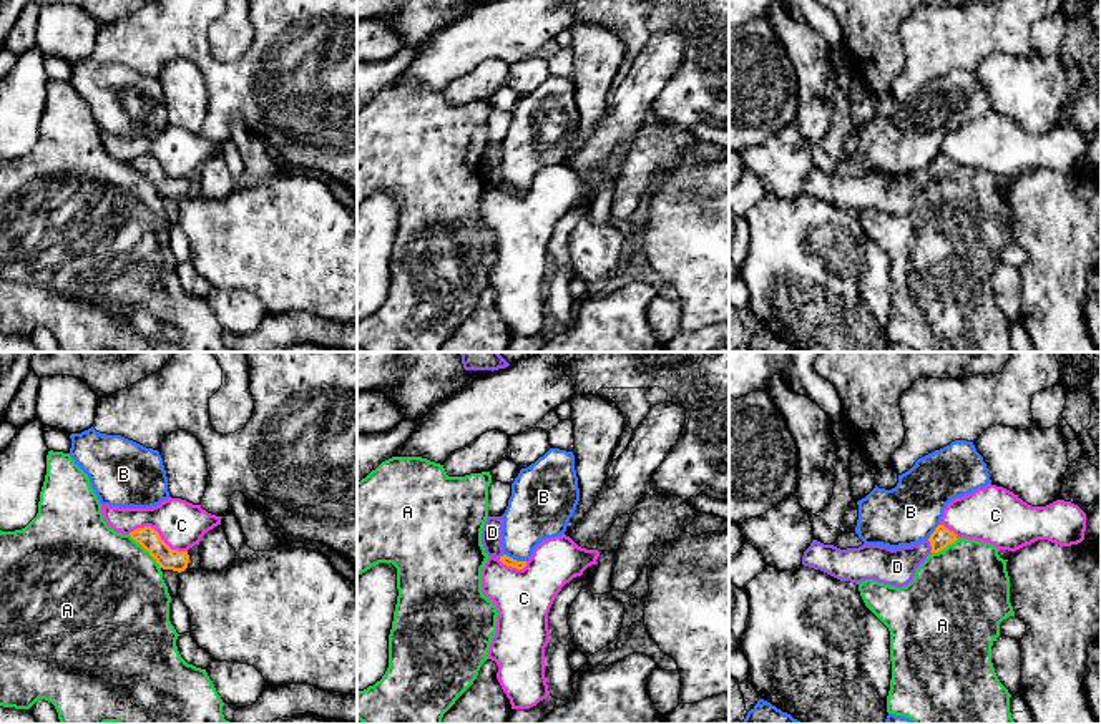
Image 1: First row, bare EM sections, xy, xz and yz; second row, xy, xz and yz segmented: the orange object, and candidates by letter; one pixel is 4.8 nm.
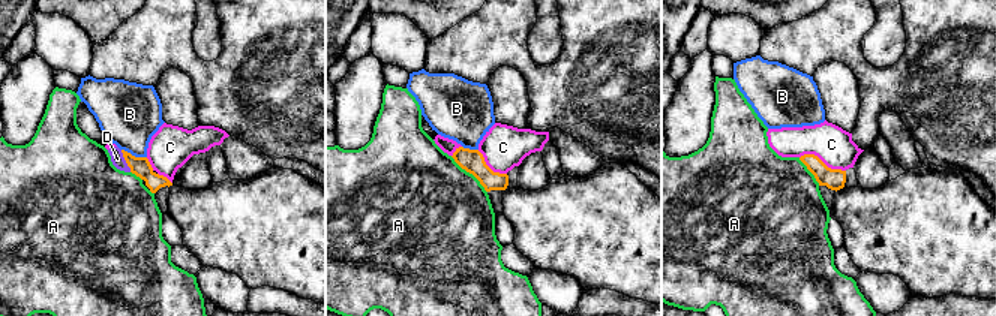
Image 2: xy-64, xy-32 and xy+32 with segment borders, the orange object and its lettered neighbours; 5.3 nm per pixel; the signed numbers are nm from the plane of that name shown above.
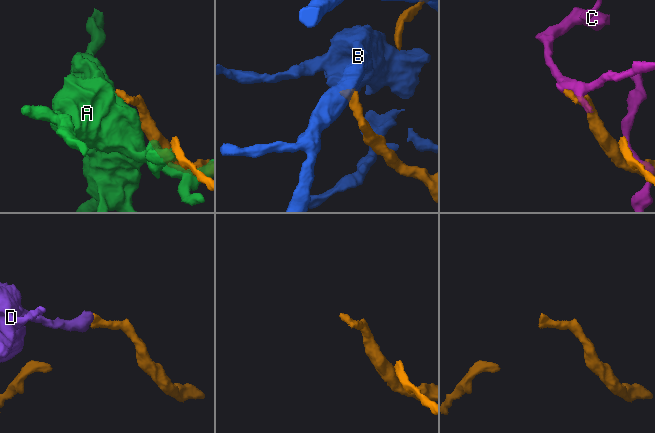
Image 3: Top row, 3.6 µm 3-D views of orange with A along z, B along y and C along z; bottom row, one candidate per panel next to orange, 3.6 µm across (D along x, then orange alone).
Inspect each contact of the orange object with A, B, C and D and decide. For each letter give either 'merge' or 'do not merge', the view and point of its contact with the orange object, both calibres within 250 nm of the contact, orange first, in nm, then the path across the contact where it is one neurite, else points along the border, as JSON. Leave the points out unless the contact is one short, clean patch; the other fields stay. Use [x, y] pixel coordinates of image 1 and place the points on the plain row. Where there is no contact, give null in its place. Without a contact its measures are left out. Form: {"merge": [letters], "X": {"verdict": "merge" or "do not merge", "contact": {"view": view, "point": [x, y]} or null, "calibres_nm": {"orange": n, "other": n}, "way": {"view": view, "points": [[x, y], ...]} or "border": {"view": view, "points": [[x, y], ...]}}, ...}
{"merge": ["D"], "A": {"verdict": "do not merge", "contact": {"view": "xy", "point": [146, 178]}, "calibres_nm": {"orange": 100, "other": 500}}, "B": {"verdict": "do not merge", "contact": {"view": "xz", "point": [515, 188]}, "calibres_nm": {"orange": 50, "other": 260}}, "C": {"verdict": "do not merge", "contact": {"view": "xy", "point": [158, 161]}, "calibres_nm": {"orange": 100, "other": 240}}, "D": {"verdict": "merge", "contact": {"view": "yz", "point": [930, 173]}, "calibres_nm": {"orange": 100, "other": 180}, "way": {"view": "yz", "points": [[940, 166], [930, 173], [897, 195]]}}}

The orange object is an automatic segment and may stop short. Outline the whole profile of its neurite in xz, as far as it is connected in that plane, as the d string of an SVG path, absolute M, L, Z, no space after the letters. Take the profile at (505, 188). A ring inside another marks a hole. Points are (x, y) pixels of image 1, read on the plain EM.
M488 144L482 158L482 173L488 184L498 186L503 193L523 198L526 189L516 189L503 181L502 173L503 148L502 144Z

